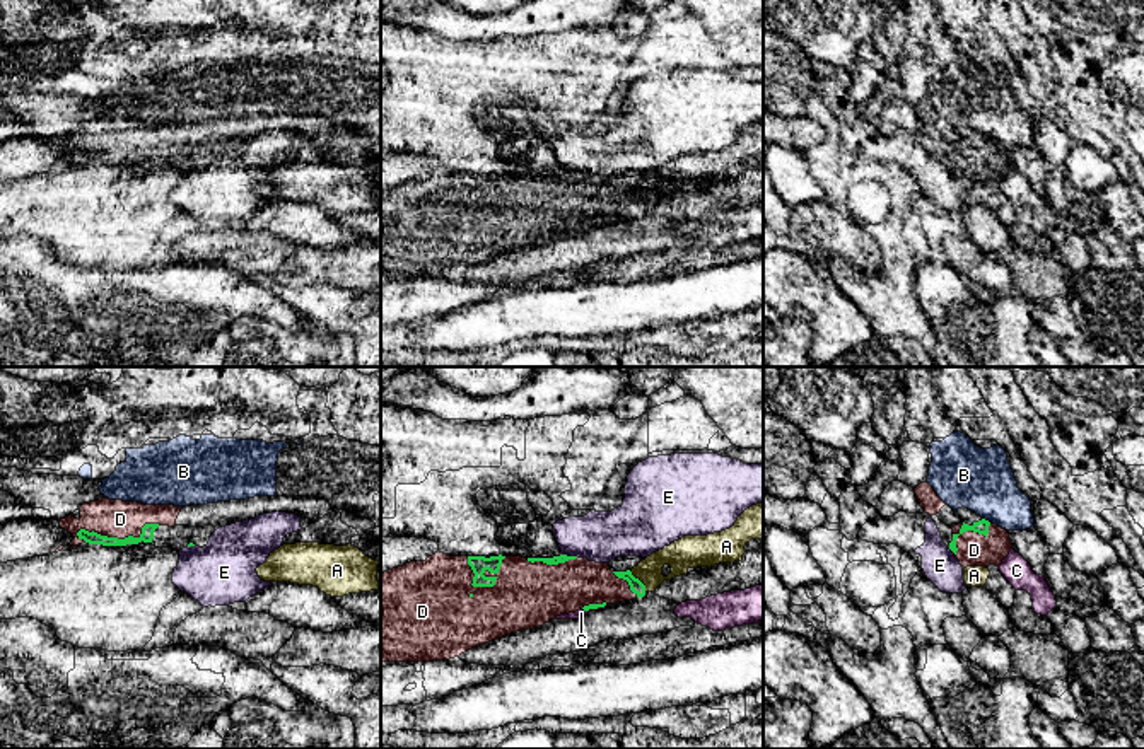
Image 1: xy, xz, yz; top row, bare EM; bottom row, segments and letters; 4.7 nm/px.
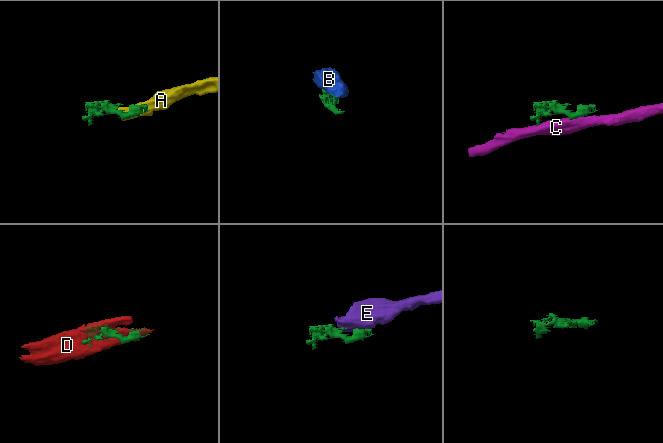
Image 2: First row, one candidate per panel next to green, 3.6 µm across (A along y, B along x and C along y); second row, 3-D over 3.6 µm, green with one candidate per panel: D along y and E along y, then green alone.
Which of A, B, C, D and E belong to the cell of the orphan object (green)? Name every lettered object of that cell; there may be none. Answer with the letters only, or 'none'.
D

